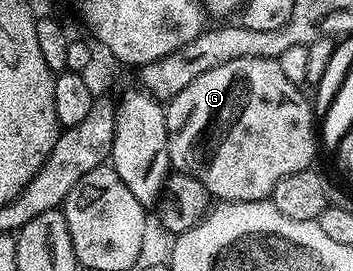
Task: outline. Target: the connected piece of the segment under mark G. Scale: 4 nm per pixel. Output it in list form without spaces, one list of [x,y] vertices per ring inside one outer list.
[[[235,58],[235,62],[226,62],[223,66],[215,66],[215,70],[207,70],[203,74],[199,74],[199,78],[195,78],[191,82],[191,86],[187,86],[178,96],[174,96],[172,100],[168,101],[165,108],[167,130],[169,131],[170,165],[176,171],[183,172],[186,176],[203,182],[203,186],[208,190],[210,197],[216,198],[218,201],[251,202],[252,200],[269,200],[275,190],[275,182],[279,182],[279,178],[287,178],[287,174],[306,171],[312,165],[309,163],[317,156],[319,132],[316,127],[313,129],[313,108],[309,105],[309,100],[304,94],[306,95],[295,82],[290,82],[286,78],[277,59]]]

